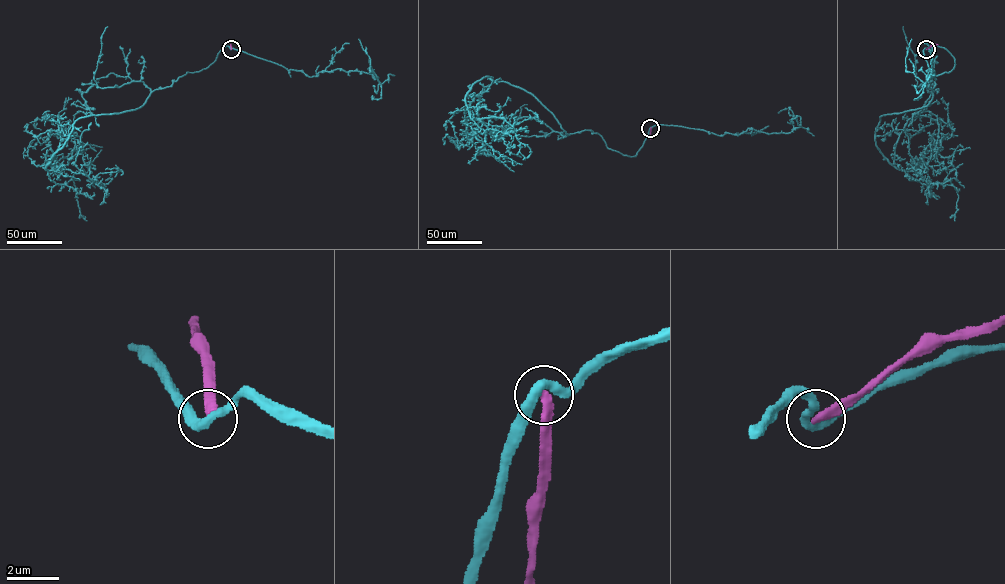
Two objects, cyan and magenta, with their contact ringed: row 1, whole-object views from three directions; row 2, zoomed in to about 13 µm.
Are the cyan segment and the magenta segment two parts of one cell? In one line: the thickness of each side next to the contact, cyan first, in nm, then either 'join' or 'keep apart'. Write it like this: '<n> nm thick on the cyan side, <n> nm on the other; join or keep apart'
380 nm thick on the cyan side, 340 nm on the other; keep apart

